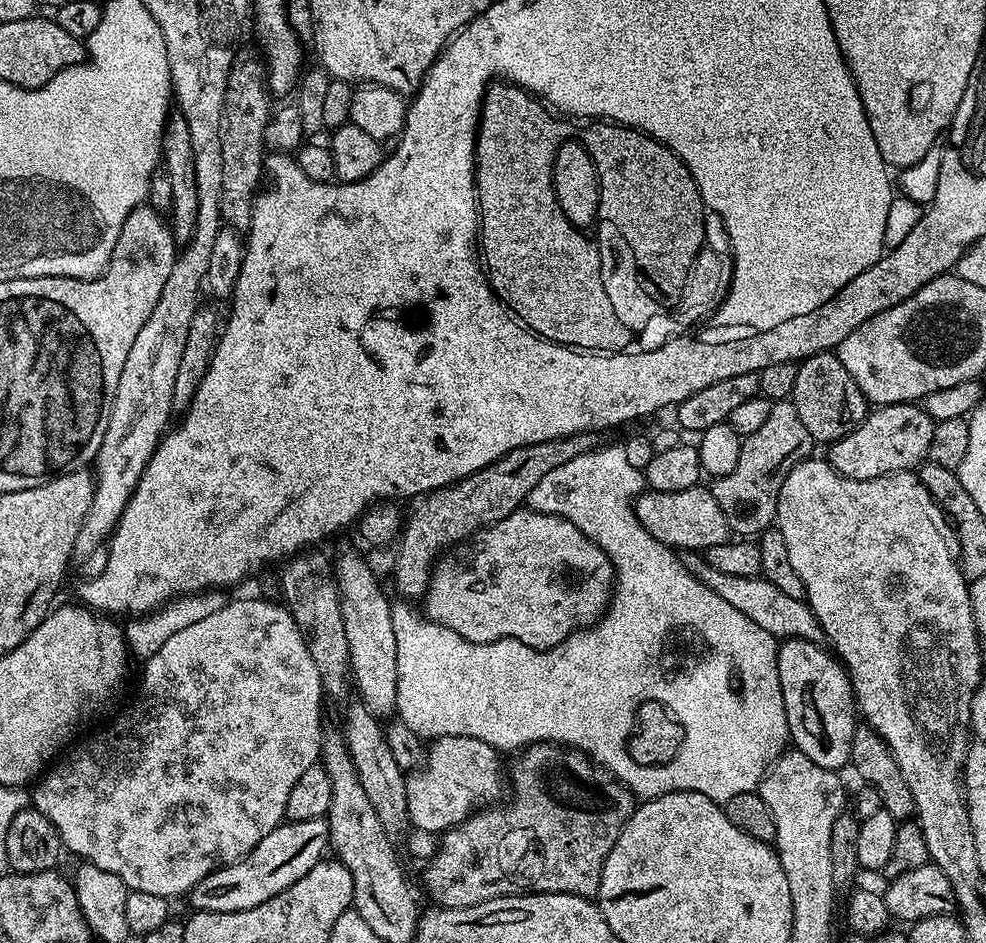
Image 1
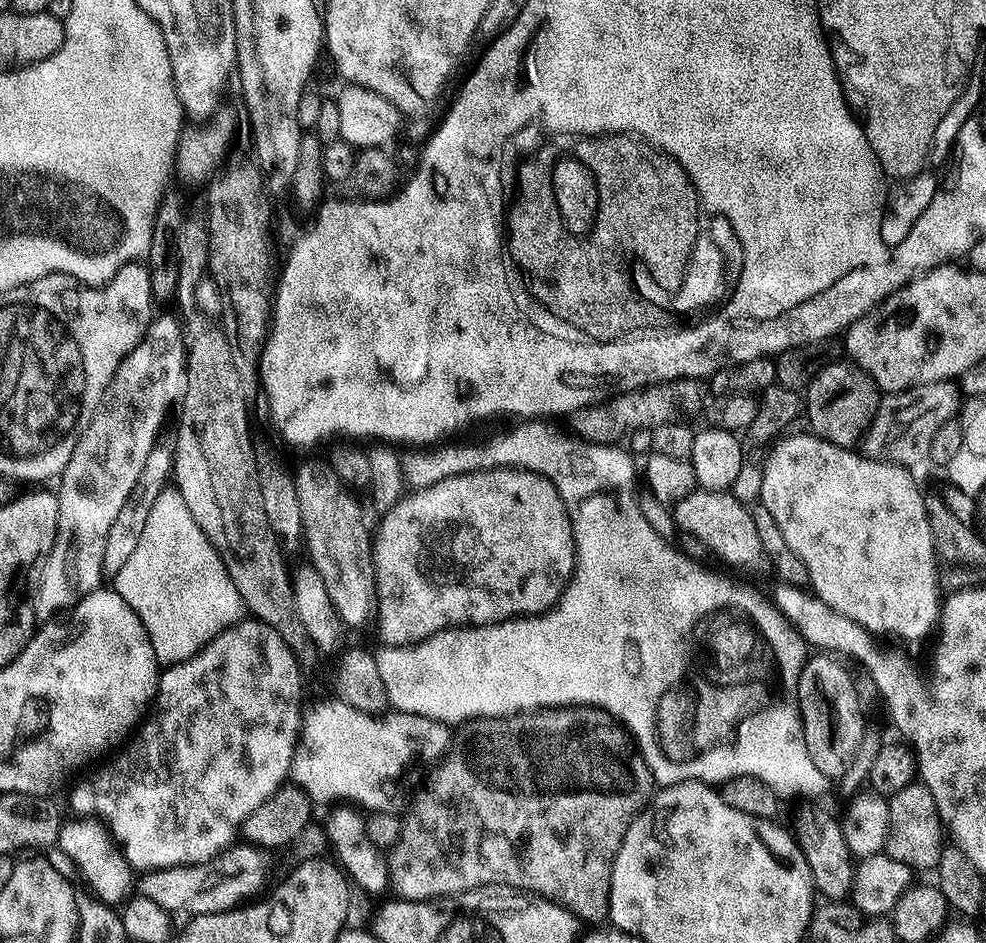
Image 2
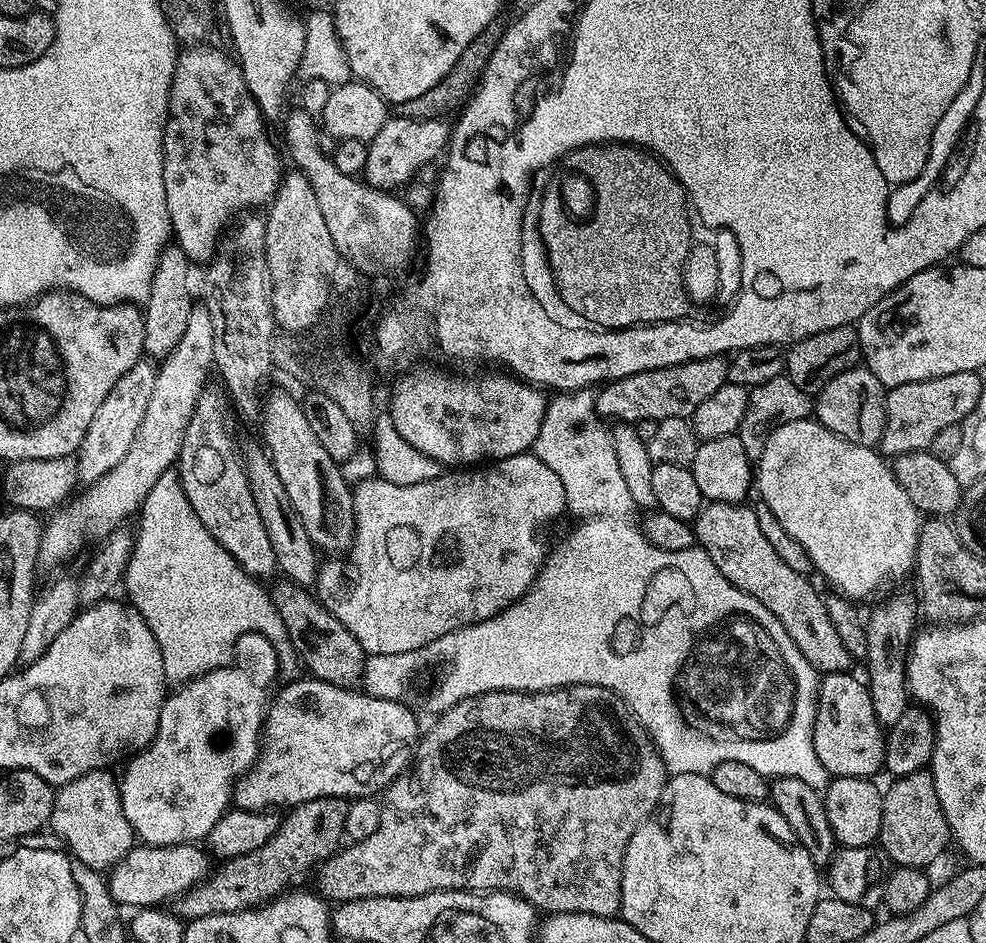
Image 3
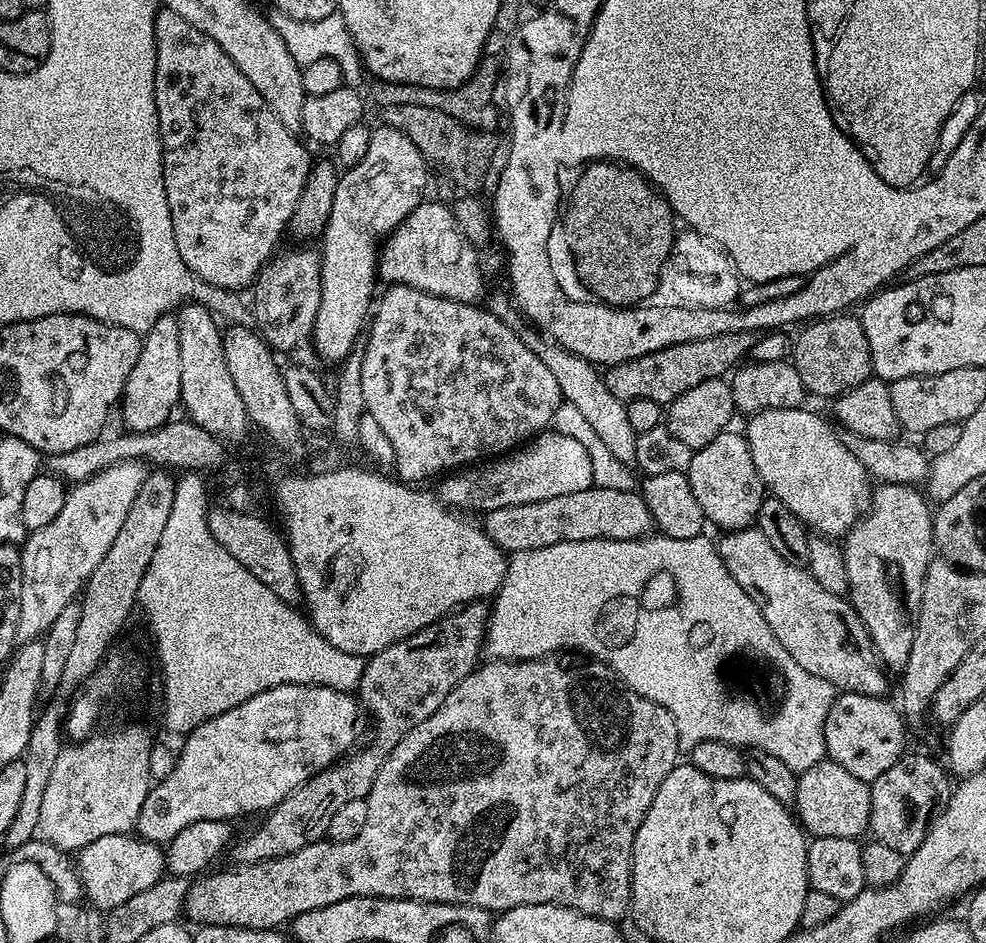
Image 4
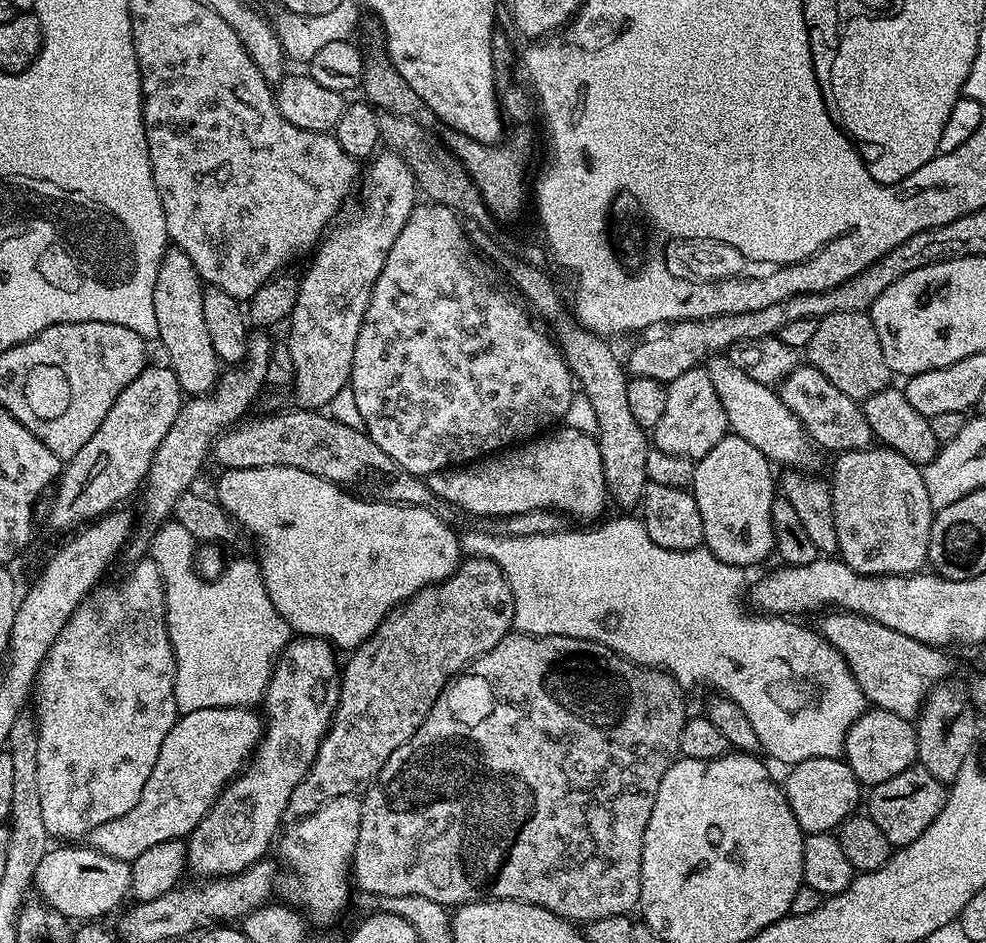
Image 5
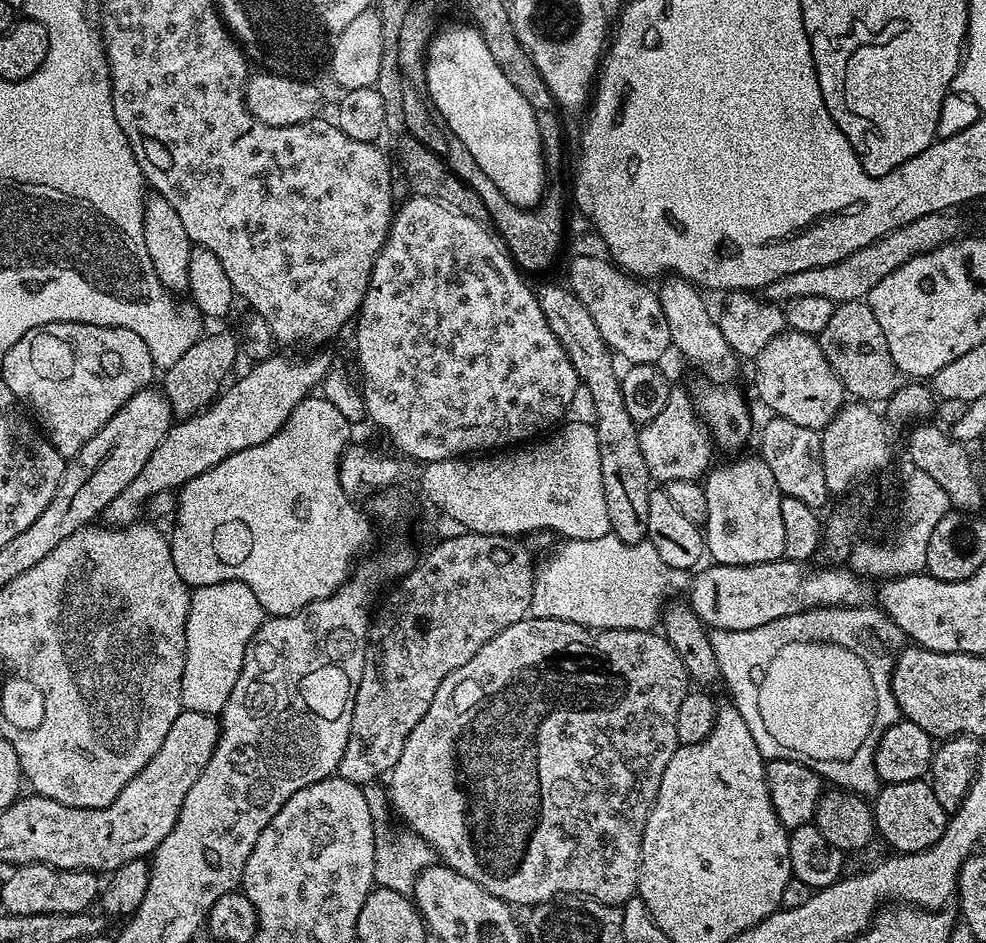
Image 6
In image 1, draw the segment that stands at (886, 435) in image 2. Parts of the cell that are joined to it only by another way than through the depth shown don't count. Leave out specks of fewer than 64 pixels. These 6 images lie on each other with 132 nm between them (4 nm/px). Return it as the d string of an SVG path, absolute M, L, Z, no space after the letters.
M919 403L910 404L885 404L869 411L855 430L846 434L840 440L831 441L832 448L826 453L826 459L838 474L855 480L869 480L885 476L891 472L911 472L919 469L920 465L928 460L930 438L934 438L936 421L926 414L926 410Z

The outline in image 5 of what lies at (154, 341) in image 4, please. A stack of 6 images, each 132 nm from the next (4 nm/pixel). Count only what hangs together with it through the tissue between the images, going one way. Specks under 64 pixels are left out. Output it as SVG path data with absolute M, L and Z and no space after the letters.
M145 367L138 378L118 394L114 406L110 406L110 414L106 414L102 426L94 430L94 438L63 465L54 488L56 497L48 512L50 527L72 528L75 524L91 522L123 505L120 503L143 485L154 454L158 446L162 446L162 438L166 438L170 426L174 426L182 403L178 378L171 367L163 367Z

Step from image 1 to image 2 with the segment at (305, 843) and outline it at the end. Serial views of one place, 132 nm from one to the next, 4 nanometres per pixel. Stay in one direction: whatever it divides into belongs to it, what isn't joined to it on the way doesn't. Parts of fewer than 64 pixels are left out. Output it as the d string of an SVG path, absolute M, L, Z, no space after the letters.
M240 842L201 864L159 868L156 872L143 873L138 880L138 892L146 898L154 898L158 906L173 914L188 912L192 916L201 916L226 912L251 901L257 895L255 892L267 882L268 860L264 856L267 856L265 849Z

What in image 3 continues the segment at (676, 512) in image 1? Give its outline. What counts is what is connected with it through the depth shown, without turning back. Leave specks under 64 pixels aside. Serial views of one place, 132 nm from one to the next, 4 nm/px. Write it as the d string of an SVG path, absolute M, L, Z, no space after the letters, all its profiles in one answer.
M744 502L705 503L694 521L696 544L710 554L710 562L718 566L729 582L738 586L738 590L758 598L758 602L762 602L762 606L766 606L766 610L770 610L770 614L782 622L782 630L790 634L790 642L802 650L802 658L806 658L817 673L849 671L848 651L842 646L842 638L826 614L821 593L816 593L815 586L808 581L805 573L790 570L790 566L778 558L774 546L770 546L762 535L755 507L747 508L746 505Z

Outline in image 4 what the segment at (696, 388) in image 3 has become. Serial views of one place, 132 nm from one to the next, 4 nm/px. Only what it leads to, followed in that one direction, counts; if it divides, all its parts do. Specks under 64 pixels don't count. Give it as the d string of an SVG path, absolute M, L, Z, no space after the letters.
M727 332L666 346L662 350L654 350L654 354L642 354L642 358L611 365L603 373L603 378L614 398L625 402L650 398L650 402L667 406L686 394L686 390L698 386L698 382L727 377L751 353L756 338L757 333L754 332Z

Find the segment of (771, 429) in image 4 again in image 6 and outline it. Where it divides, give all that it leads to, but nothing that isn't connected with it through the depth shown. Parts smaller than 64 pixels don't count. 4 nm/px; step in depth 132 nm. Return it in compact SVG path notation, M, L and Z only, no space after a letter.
M672 274L664 281L664 285L659 285L658 295L660 297L660 305L662 306L662 314L666 314L666 322L670 326L670 334L672 335L672 348L680 351L690 363L696 368L701 368L712 382L732 382L736 376L736 363L738 357L733 352L730 342L726 342L726 338L722 334L717 317L712 317L712 312L708 309L708 304L703 300L701 289L697 285L691 284L689 280L682 279L680 276Z

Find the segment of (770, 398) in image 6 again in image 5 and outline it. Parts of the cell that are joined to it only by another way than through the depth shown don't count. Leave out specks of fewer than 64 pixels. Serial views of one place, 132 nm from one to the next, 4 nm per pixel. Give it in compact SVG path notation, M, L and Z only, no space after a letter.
M801 364L783 381L778 388L783 404L799 418L808 437L817 446L824 446L834 454L852 449L871 447L874 437L866 422L861 405L848 395L842 394L821 371L809 364Z

